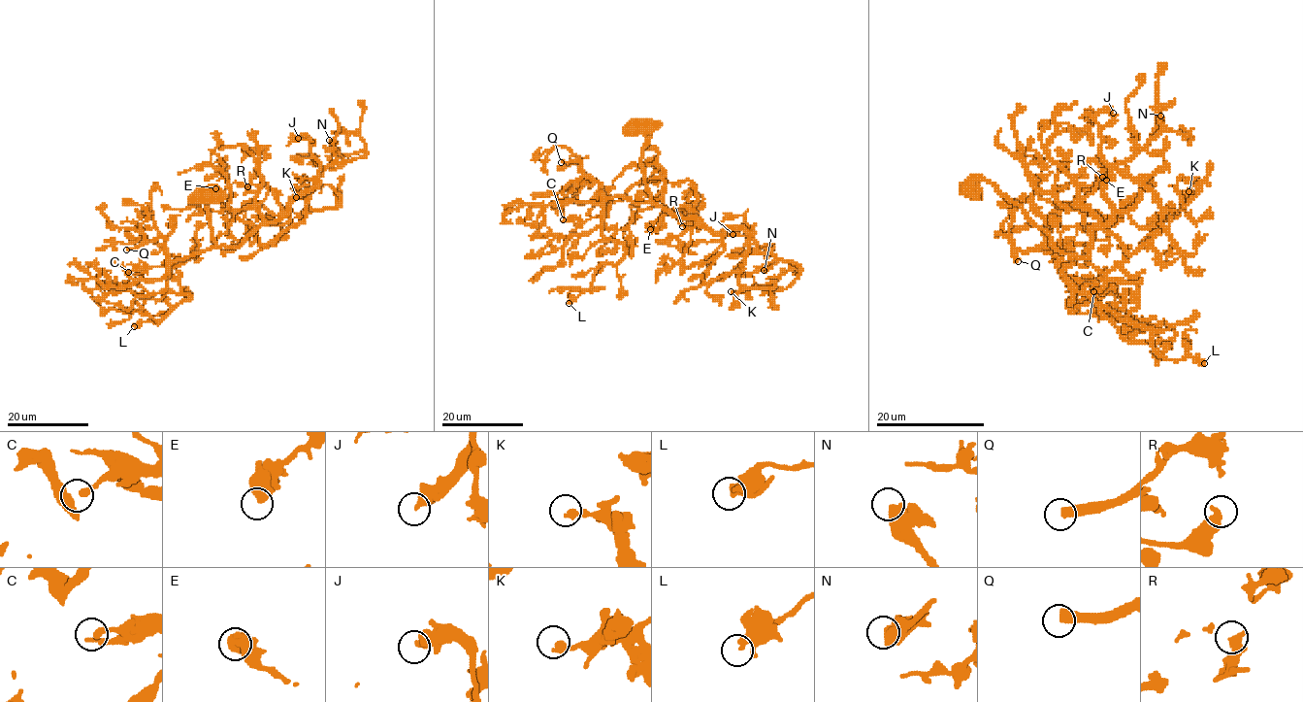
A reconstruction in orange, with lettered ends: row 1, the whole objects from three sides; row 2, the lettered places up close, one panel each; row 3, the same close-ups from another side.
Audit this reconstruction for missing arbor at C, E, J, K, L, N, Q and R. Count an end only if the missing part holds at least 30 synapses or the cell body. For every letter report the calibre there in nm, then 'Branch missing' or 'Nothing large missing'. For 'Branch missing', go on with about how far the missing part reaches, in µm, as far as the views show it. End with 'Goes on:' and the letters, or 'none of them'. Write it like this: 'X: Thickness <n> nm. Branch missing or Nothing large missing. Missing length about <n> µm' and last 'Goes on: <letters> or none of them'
C: Thickness 240 nm. Nothing large missing
E: Thickness 550 nm. Nothing large missing
J: Thickness 280 nm. Nothing large missing
K: Thickness 300 nm. Nothing large missing
L: Thickness 280 nm. Nothing large missing
N: Thickness 650 nm. Nothing large missing
Q: Thickness 460 nm. Branch missing. Missing length about 35 µm
R: Thickness 480 nm. Nothing large missing
Goes on: Q

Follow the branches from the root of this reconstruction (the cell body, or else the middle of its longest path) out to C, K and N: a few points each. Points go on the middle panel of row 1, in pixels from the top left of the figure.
C: (639, 126), (648, 133), (641, 169), (650, 199), (635, 203), (608, 197), (601, 214), (584, 220), (563, 219)
K: (639, 126), (648, 133), (643, 181), (655, 203), (720, 234), (753, 233), (741, 288), (731, 291)
N: (639, 126), (648, 133), (641, 169), (651, 199), (720, 234), (745, 228), (762, 252), (778, 260), (764, 270)

